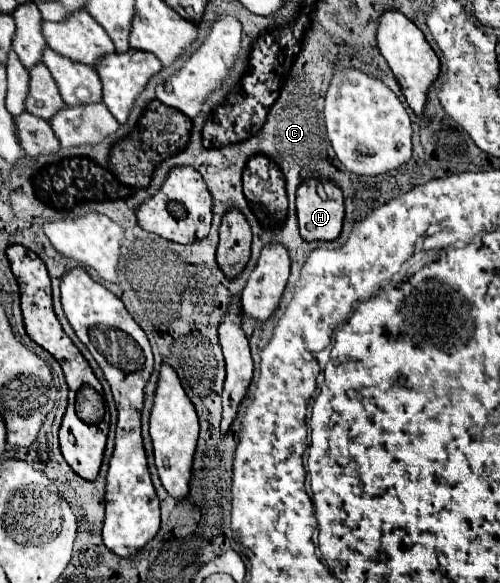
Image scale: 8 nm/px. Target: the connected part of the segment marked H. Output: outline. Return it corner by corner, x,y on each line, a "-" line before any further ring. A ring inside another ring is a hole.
304,181
296,191
296,209
304,241
334,241
340,237
344,199
342,191
332,181
-
318,185
322,187
324,197
320,197

